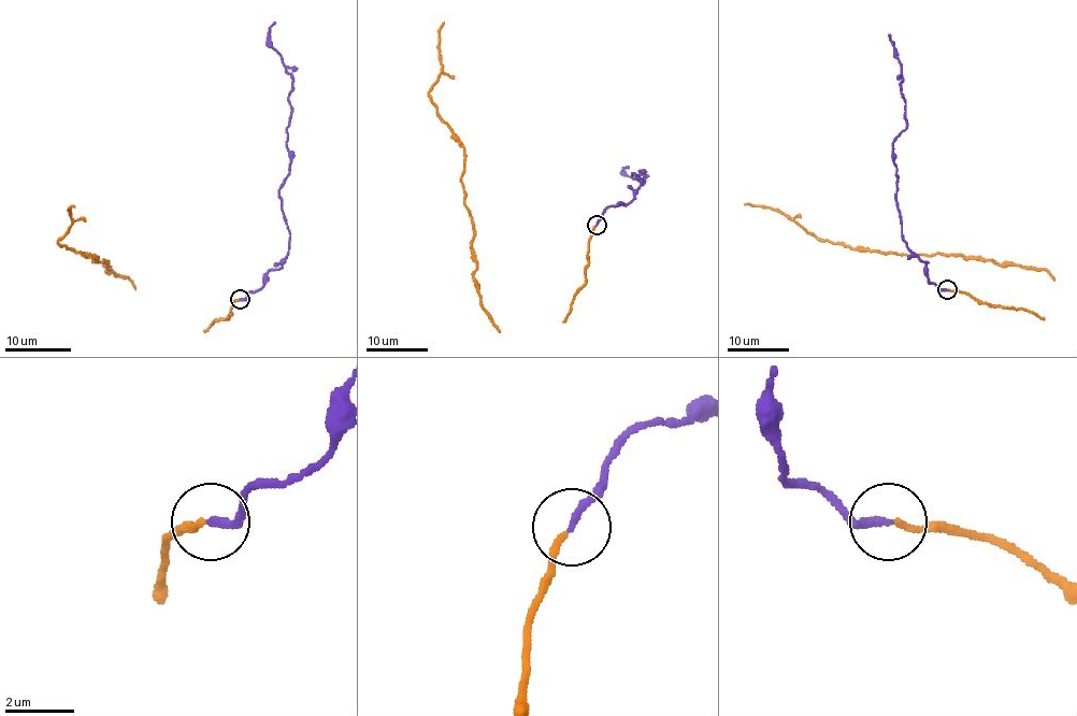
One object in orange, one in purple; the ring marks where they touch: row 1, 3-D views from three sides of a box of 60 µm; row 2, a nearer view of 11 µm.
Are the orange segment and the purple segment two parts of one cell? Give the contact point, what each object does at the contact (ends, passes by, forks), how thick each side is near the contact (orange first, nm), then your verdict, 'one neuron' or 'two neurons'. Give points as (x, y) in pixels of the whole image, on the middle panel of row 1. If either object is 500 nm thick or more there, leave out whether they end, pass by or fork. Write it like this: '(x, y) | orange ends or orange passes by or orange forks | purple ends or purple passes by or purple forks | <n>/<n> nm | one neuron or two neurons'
(597, 225) | orange ends | purple ends | 180/220 nm | two neurons

